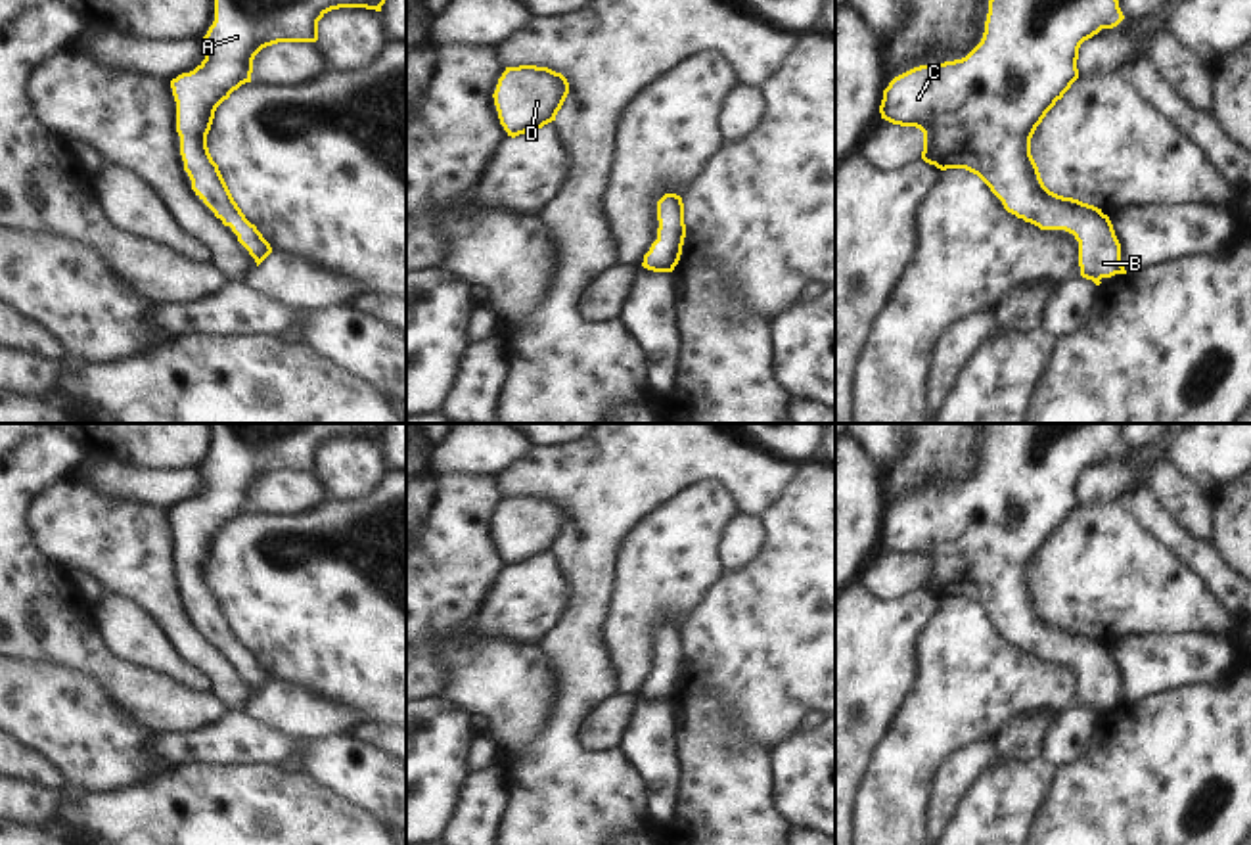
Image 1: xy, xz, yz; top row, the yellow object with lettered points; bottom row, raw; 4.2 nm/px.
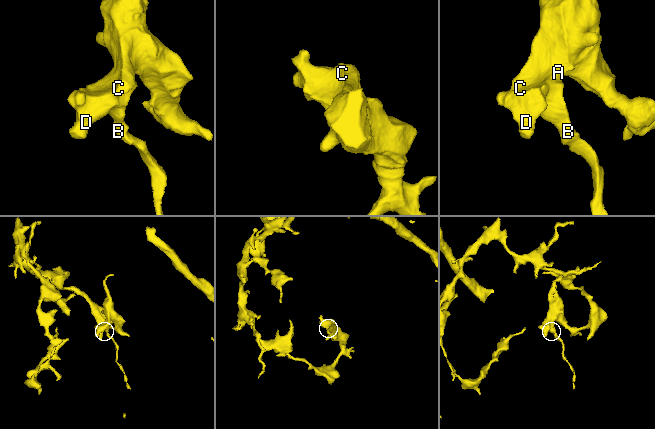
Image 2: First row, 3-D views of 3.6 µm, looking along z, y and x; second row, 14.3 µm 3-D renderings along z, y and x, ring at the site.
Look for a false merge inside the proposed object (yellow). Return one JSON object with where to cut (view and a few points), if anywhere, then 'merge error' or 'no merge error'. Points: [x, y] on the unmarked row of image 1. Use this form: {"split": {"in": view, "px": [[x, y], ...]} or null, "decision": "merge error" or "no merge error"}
{"split": null, "decision": "no merge error"}

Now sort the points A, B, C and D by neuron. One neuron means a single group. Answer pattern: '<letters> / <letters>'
A B C D

